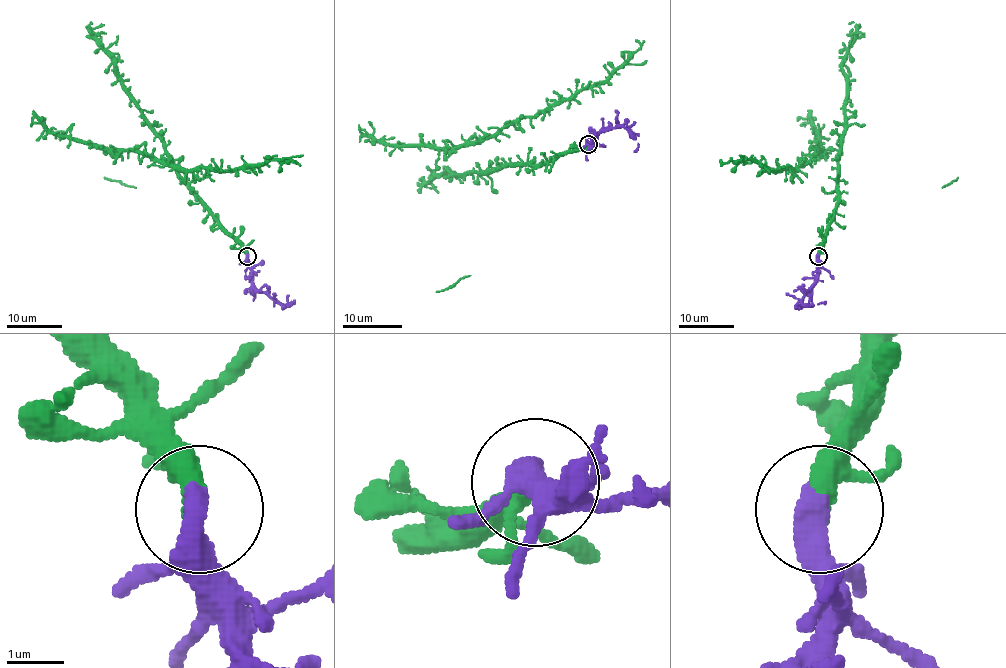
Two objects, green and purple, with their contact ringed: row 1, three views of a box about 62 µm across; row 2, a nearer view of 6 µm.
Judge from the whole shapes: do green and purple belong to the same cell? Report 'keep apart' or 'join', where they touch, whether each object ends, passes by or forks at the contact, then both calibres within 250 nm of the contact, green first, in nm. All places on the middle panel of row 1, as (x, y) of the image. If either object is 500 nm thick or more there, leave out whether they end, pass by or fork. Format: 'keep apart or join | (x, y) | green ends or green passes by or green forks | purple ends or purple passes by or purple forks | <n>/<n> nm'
join | (588, 144) | 280/550 nm

